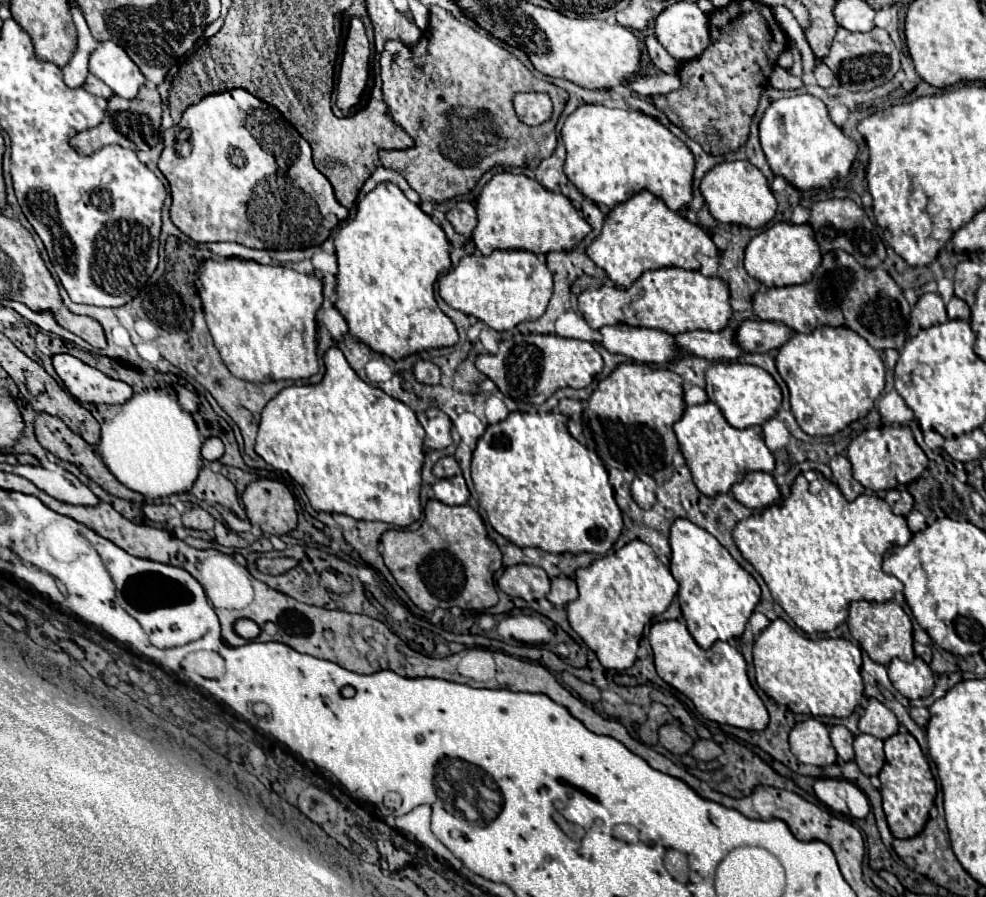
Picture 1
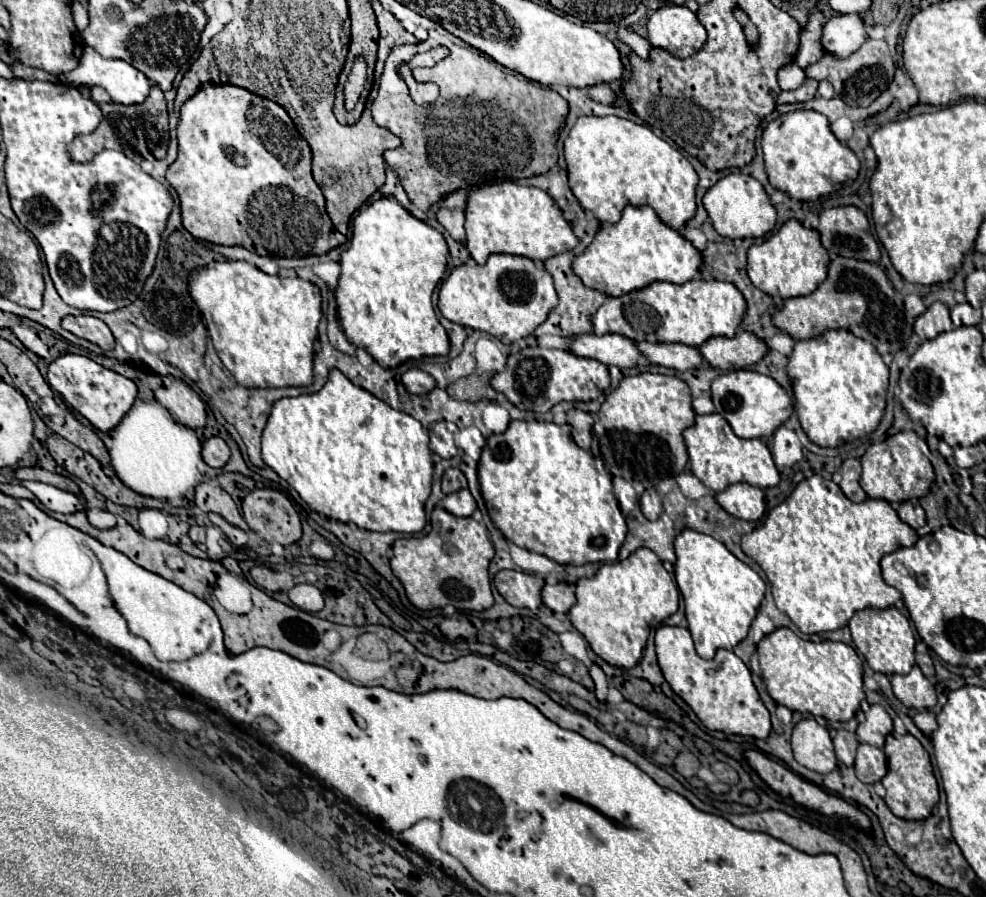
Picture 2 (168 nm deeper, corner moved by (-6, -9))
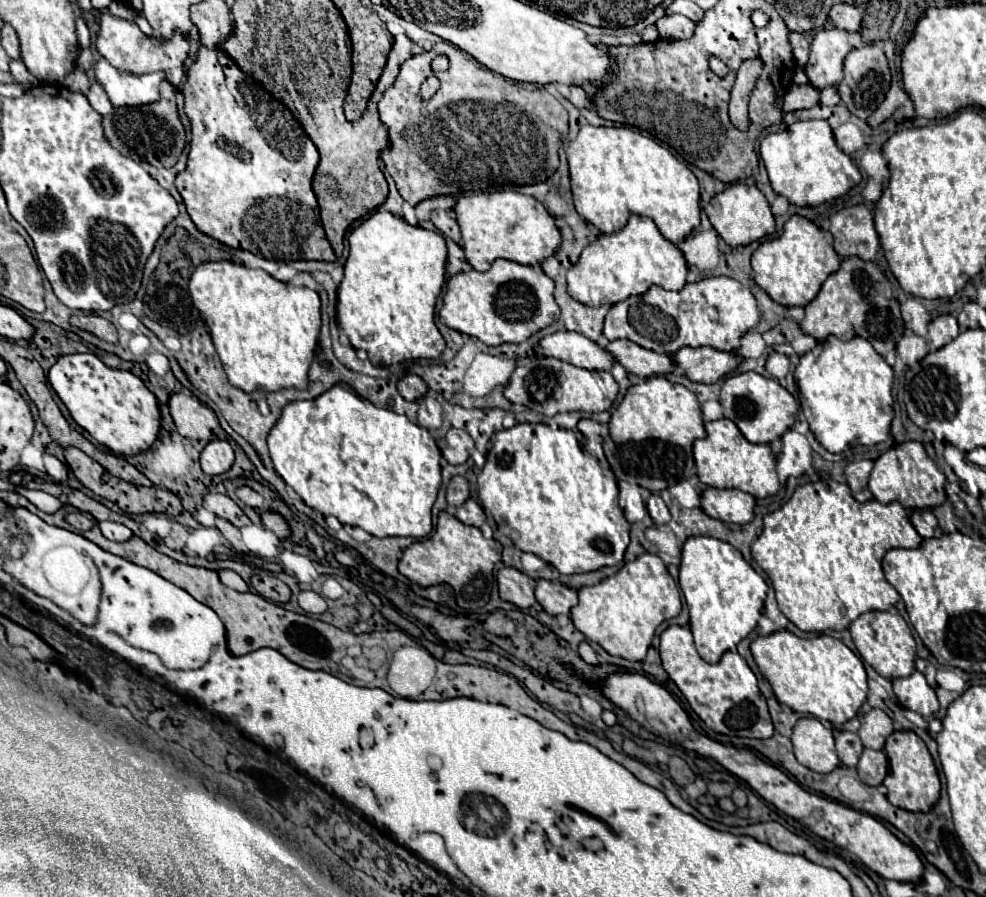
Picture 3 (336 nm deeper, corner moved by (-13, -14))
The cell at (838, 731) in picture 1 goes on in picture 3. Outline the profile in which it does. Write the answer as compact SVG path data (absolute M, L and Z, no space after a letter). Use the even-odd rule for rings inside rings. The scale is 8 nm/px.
M835 732L837 756L845 766L857 766L859 756L863 754L863 744L855 732Z

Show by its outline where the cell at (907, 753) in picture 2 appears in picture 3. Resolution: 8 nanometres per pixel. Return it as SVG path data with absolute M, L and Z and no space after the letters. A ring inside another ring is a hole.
M909 730L893 732L885 742L885 754L889 758L889 774L883 784L887 786L889 802L909 812L931 810L931 806L939 800L939 776L925 742Z

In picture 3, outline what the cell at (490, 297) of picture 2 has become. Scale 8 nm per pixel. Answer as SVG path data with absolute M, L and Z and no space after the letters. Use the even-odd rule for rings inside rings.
M495 260L487 272L469 270L469 272L461 272L461 274L455 274L449 278L447 292L443 298L443 308L439 310L439 320L441 320L441 324L445 324L461 334L479 338L487 346L499 346L505 342L521 344L529 336L547 328L549 324L553 324L559 318L559 306L553 298L553 288L555 288L553 280L543 272L543 268L539 264L523 266L523 264L517 264L511 260Z

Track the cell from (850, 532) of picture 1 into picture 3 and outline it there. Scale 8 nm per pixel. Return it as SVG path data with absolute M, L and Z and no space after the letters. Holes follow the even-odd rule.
M829 478L799 486L783 508L767 514L763 518L763 532L753 542L751 554L771 578L781 612L803 632L825 632L845 630L859 614L869 610L893 610L901 596L885 580L881 560L893 548L917 548L921 542L923 538L917 534L899 502L881 504L877 500L867 500L859 504L851 496L847 484Z

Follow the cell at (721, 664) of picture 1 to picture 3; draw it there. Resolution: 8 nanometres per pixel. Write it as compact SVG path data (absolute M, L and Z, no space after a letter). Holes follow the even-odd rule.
M669 626L661 634L659 650L665 672L677 684L693 712L707 724L707 728L727 736L771 738L773 722L767 710L767 702L759 692L753 670L737 652L727 652L723 654L721 662L707 664L695 650L693 634L685 626Z

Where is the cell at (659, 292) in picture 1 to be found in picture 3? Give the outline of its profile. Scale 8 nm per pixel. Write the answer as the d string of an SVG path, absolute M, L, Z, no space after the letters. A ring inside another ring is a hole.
M719 276L685 284L679 292L663 290L661 286L651 286L641 296L631 296L623 302L617 302L605 318L603 334L611 342L627 338L647 350L663 354L673 354L683 346L711 346L729 352L739 348L741 336L753 326L757 326L759 320L761 314L755 296L737 280Z

